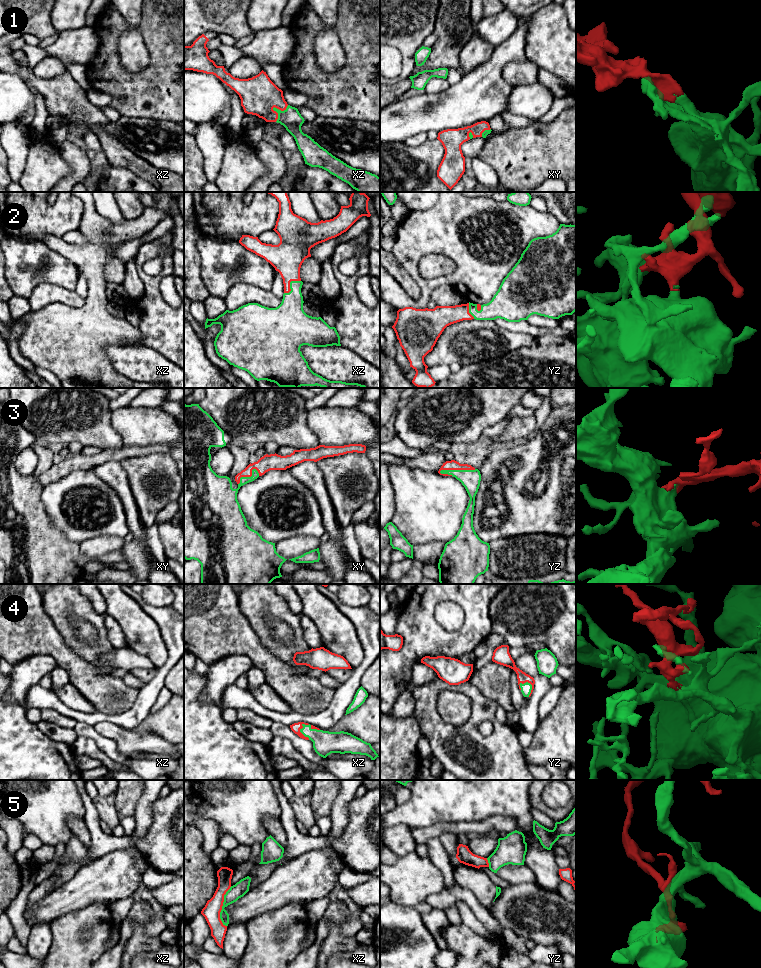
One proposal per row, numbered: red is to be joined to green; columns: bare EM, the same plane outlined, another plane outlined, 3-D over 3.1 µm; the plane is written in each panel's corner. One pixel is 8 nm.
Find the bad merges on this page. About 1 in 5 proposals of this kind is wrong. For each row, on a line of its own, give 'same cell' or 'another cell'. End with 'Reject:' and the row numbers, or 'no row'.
1: same cell
2: same cell
3: same cell
4: same cell
5: another cell
Reject: 5

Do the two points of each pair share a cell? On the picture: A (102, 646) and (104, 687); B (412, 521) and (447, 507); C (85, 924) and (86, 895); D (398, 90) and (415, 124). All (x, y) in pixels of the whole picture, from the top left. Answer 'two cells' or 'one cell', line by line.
A: two cells
B: one cell
C: two cells
D: two cells

